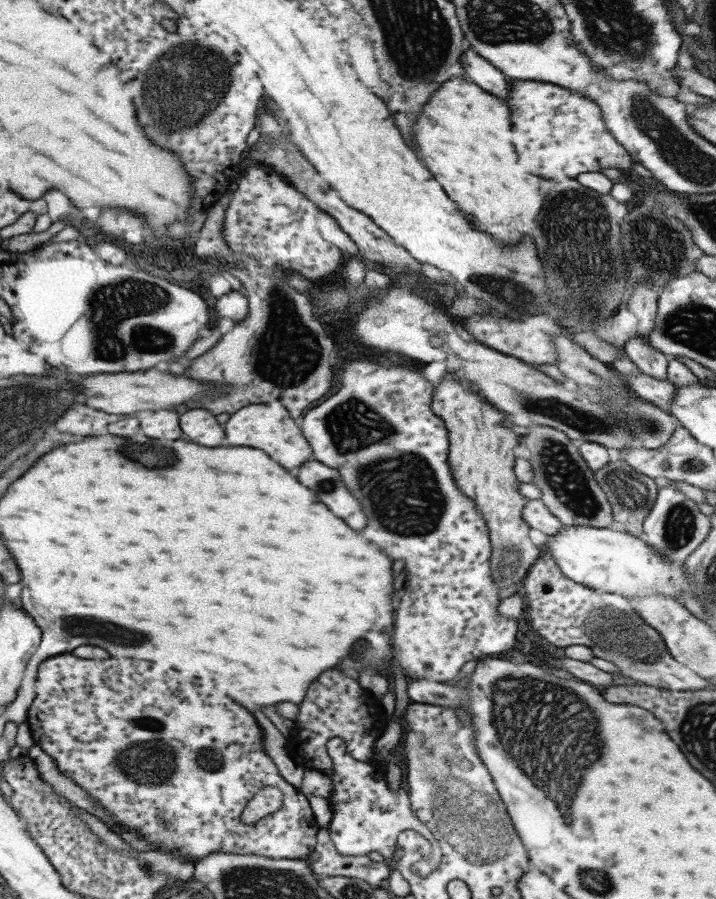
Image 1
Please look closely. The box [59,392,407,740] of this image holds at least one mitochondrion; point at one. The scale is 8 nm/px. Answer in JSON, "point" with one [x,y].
{"point":[152,455]}

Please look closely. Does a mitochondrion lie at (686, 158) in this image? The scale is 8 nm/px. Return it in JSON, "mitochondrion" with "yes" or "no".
{"mitochondrion":"yes"}

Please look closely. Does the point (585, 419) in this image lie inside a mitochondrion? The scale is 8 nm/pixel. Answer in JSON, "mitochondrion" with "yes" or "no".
{"mitochondrion":"yes"}

